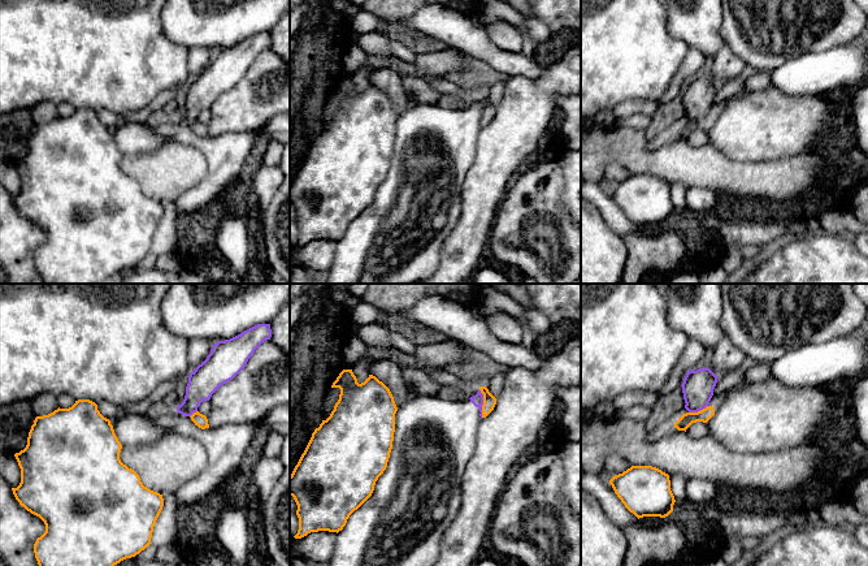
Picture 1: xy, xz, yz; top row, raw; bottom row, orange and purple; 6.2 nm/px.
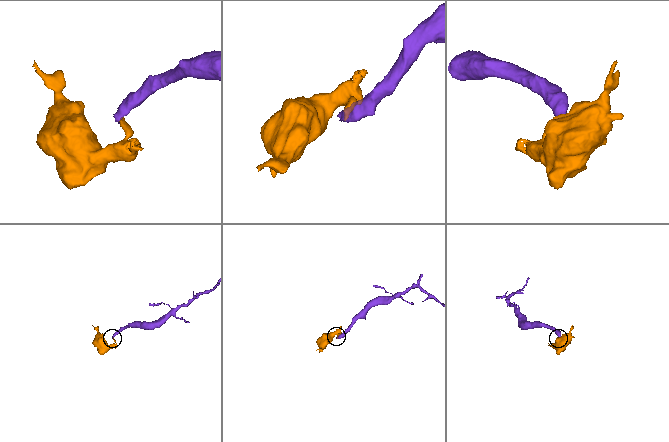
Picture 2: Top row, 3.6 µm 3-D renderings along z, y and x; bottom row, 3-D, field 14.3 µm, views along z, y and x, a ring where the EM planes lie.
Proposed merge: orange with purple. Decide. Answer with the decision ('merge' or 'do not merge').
do not merge

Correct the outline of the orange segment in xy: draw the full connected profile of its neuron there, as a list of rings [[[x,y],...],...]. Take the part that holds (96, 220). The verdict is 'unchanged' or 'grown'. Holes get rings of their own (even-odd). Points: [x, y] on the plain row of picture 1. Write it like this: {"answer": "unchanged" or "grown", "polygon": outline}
{"answer": "unchanged", "polygon": [[[78,108],[69,117],[58,116],[48,124],[35,126],[26,156],[14,163],[21,177],[21,191],[12,199],[19,213],[45,233],[45,241],[34,252],[43,284],[101,284],[149,255],[164,207],[144,195],[139,183],[121,170],[121,157],[110,129],[90,108]]]}

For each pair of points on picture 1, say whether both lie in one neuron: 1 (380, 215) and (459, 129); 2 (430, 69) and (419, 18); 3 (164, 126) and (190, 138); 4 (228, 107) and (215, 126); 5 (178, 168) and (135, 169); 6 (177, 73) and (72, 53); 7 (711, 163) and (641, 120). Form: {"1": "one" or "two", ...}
{"1": "one", "2": "two", "3": "one", "4": "one", "5": "one", "6": "one", "7": "two"}

